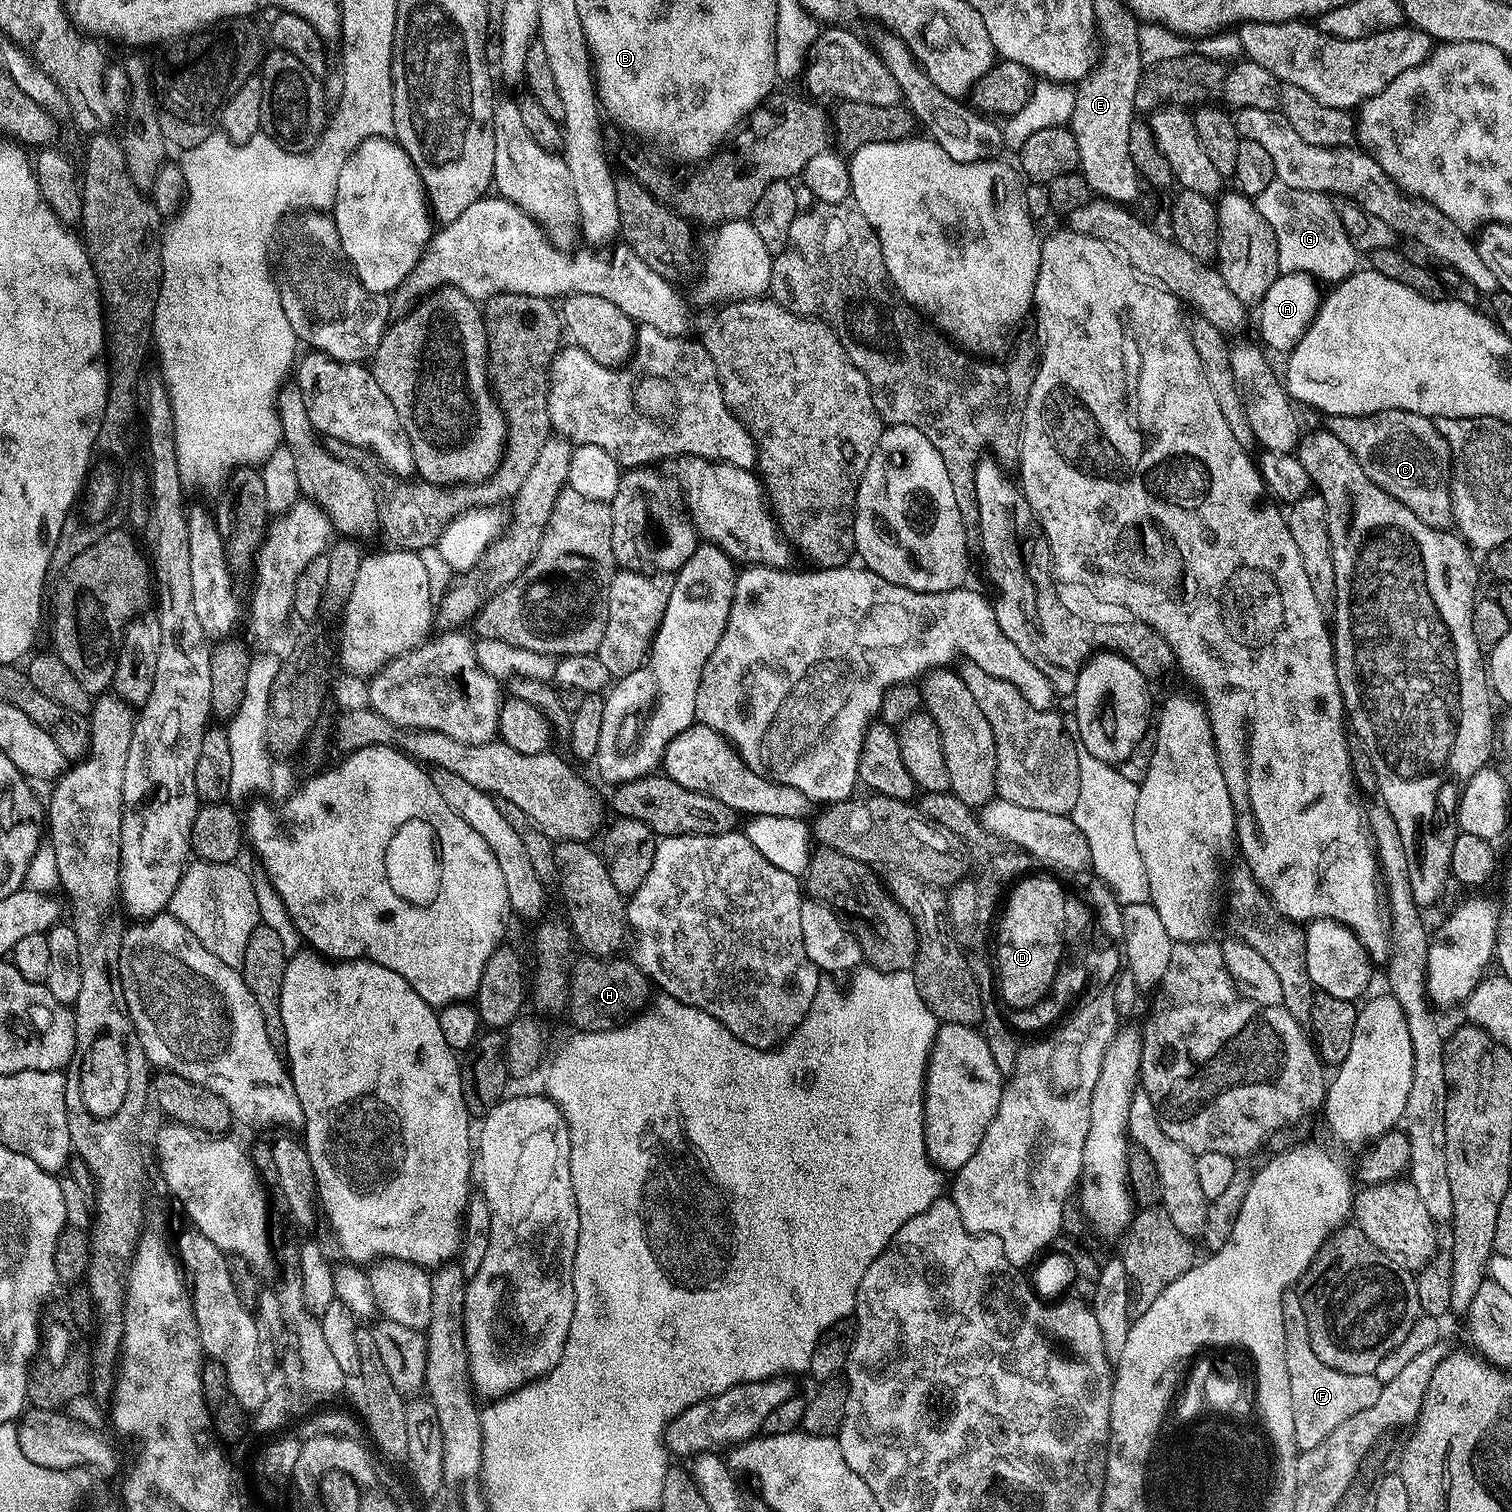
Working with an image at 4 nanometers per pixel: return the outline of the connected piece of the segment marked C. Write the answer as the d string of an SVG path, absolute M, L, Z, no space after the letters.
M1382 410L1369 416L1324 416L1322 422L1326 431L1358 458L1358 466L1374 486L1402 502L1426 526L1441 530L1453 527L1448 492L1452 455L1429 417L1406 410Z

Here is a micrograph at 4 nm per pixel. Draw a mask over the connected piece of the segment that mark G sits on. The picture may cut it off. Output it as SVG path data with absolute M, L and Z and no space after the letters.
M1274 179L1262 194L1254 197L1258 214L1270 222L1278 242L1281 273L1309 272L1319 281L1339 282L1357 271L1358 253L1336 213L1336 205L1325 193L1298 190Z

